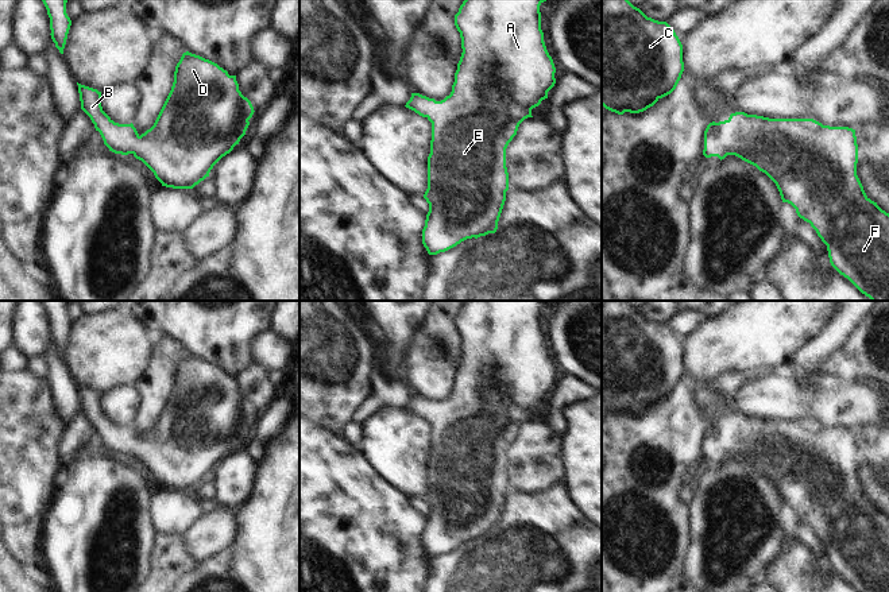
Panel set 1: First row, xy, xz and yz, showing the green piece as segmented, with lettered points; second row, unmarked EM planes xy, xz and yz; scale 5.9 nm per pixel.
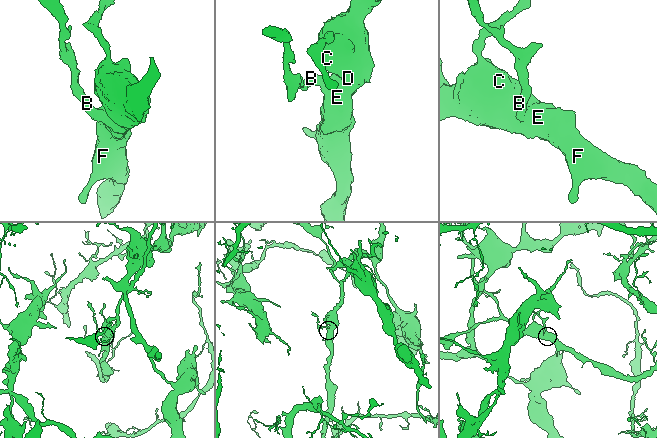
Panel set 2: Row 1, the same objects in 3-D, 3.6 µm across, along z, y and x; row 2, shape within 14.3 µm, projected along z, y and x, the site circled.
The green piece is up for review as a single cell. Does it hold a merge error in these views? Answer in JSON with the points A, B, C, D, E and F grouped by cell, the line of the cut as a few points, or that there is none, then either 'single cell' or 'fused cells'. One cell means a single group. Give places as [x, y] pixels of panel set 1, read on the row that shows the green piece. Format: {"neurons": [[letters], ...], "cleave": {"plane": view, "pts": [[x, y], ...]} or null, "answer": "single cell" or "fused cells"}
{"neurons": [["A", "B", "C", "D", "E", "F"]], "cleave": null, "answer": "single cell"}

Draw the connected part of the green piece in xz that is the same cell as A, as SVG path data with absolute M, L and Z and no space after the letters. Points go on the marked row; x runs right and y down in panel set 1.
M464 0L455 15L455 26L461 38L461 57L455 73L455 82L452 92L441 101L429 98L420 93L411 93L410 100L406 102L406 108L414 111L422 117L426 117L432 123L432 140L430 154L428 156L428 189L424 198L429 204L429 212L426 214L425 227L422 229L422 244L429 255L437 255L445 252L467 239L478 239L488 233L495 233L498 229L498 221L506 201L506 191L509 190L509 173L506 167L506 148L513 138L517 135L519 124L532 116L532 109L538 107L542 100L548 98L548 92L554 86L556 67L552 57L549 55L544 32L541 30L541 12L540 5L546 0Z

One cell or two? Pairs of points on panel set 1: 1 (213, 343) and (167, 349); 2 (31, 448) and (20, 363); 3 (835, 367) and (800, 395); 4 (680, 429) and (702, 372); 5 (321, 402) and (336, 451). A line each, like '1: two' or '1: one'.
1: two
2: two
3: two
4: two
5: two

